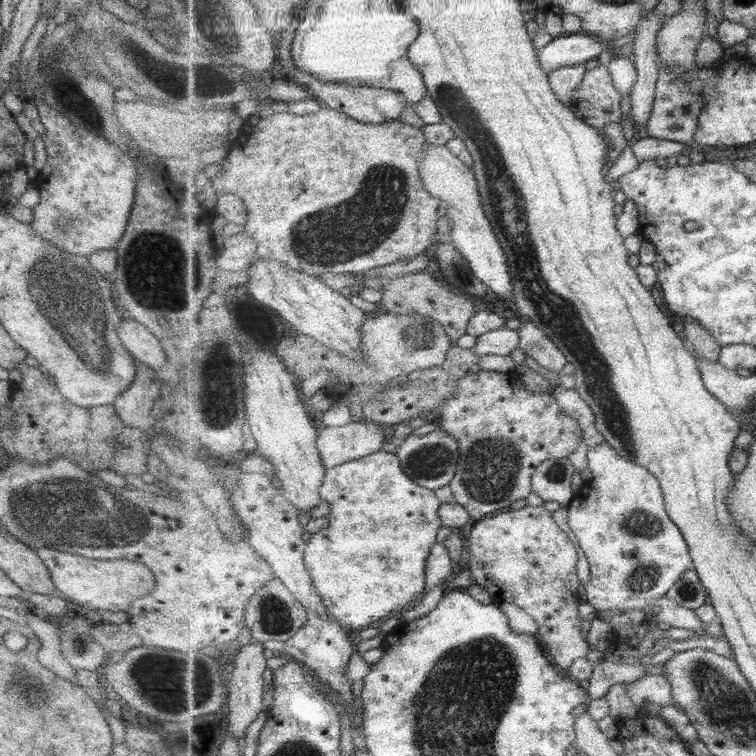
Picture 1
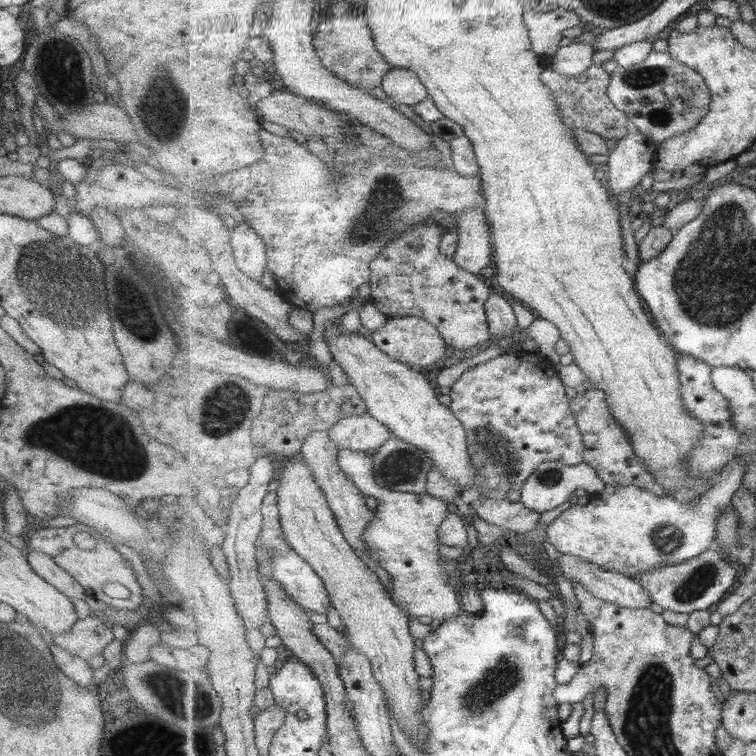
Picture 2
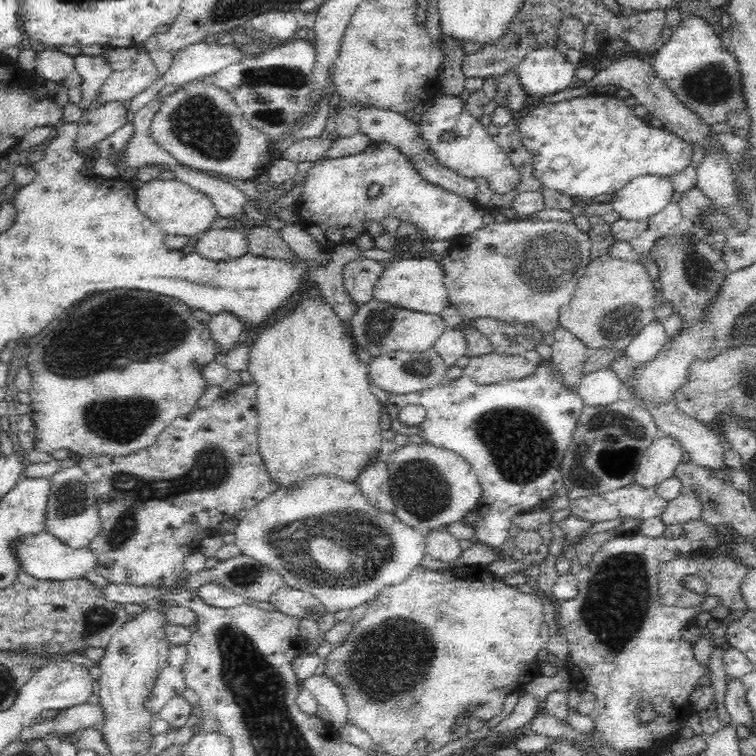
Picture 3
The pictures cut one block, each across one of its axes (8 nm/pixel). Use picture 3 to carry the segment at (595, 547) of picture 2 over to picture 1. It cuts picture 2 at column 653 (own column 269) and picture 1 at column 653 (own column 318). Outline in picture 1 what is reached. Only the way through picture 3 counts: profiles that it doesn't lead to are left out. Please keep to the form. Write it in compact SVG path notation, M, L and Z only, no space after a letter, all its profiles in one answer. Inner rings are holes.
M607 441L588 450L588 461L592 479L586 484L587 496L577 493L569 505L569 522L591 566L590 581L584 589L586 602L597 610L602 620L606 616L601 613L604 610L618 614L644 610L654 600L666 596L685 572L696 569L684 534L669 517L664 490L657 477L648 468L622 457Z

